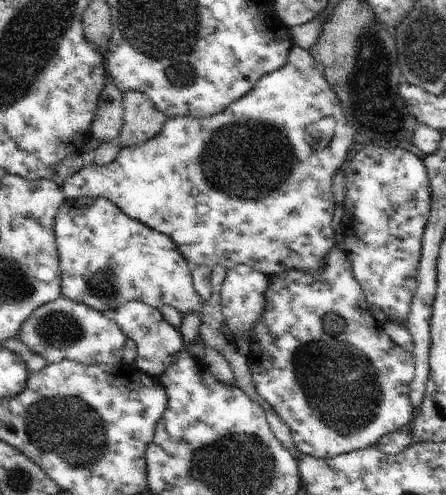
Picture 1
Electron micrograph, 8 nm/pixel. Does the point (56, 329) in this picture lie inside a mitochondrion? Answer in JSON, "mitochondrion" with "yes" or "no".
{"mitochondrion":"yes"}

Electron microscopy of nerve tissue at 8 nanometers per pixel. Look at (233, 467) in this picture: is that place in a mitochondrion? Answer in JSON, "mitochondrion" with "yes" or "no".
{"mitochondrion":"yes"}

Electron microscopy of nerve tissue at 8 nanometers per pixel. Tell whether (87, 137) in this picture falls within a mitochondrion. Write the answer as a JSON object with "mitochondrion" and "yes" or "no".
{"mitochondrion":"no"}

